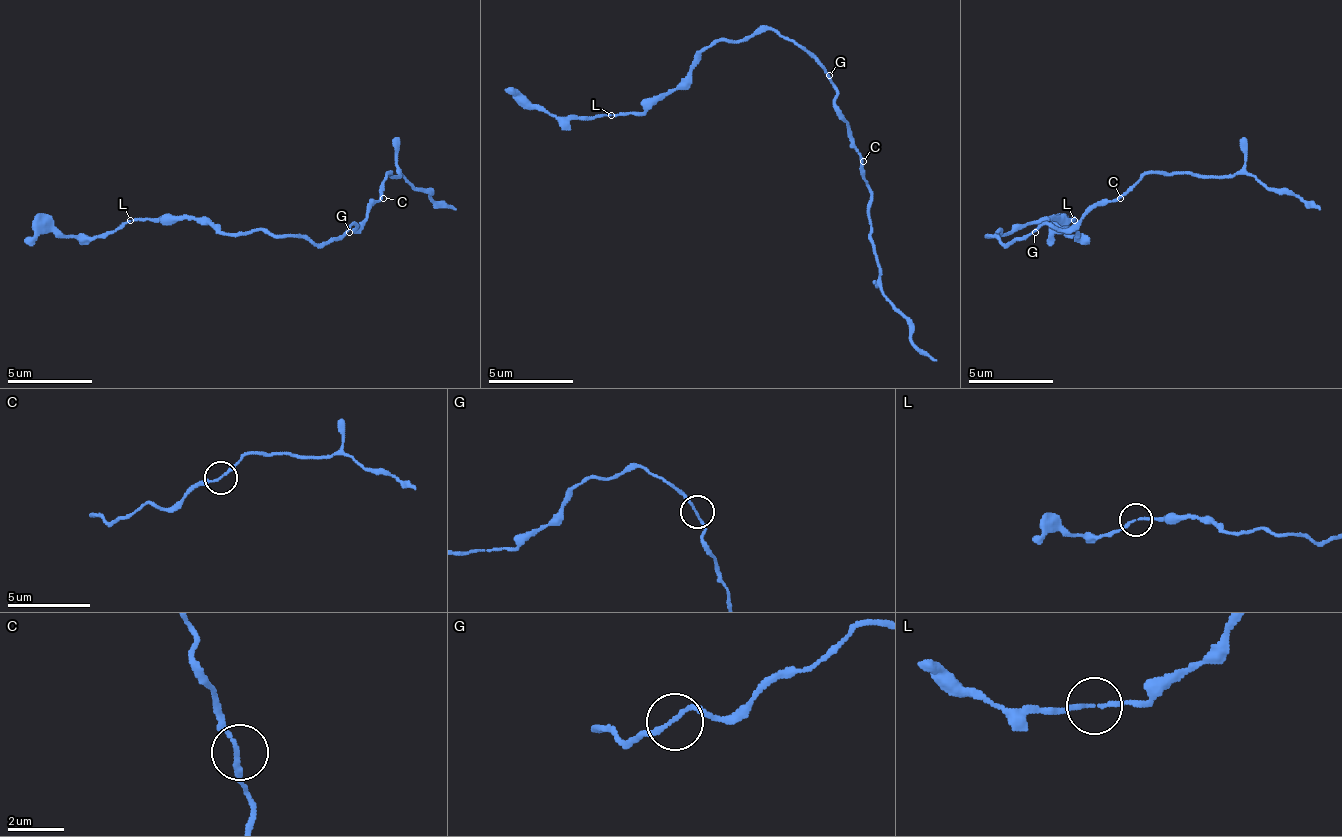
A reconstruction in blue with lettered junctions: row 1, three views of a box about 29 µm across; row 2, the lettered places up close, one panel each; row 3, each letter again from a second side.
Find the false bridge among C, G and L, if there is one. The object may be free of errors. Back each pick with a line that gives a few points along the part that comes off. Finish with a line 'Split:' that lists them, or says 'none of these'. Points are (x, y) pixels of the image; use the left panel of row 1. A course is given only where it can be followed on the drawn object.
Split: none of these

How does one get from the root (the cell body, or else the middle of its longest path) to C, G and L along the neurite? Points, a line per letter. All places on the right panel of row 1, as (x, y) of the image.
C: (1022, 236), (1035, 232), (1043, 223), (1052, 228), (1069, 228), (1094, 206), (1103, 206), (1120, 198)
G: (1022, 236), (1031, 236), (1035, 232)
L: (1022, 236), (1005, 245), (996, 236), (988, 236), (1048, 219), (1073, 219)

